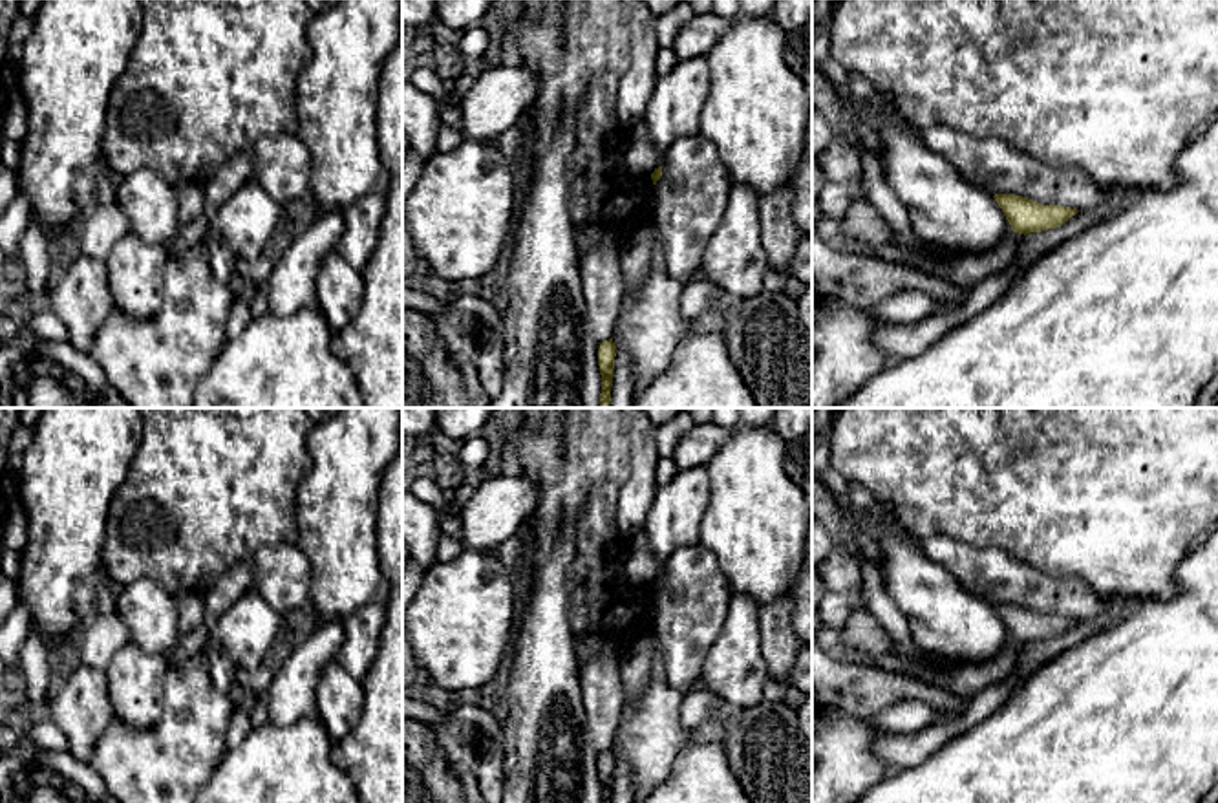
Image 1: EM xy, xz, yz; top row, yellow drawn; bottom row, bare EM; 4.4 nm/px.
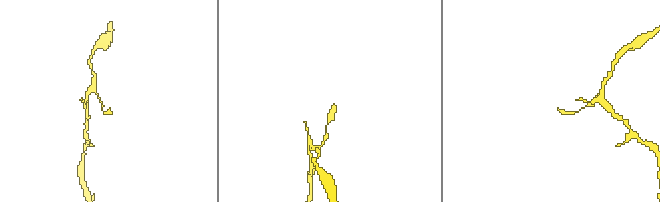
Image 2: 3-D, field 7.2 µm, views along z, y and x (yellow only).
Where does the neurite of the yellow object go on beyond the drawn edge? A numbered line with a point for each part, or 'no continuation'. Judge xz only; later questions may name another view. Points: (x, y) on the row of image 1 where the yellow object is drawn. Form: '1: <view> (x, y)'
no continuation

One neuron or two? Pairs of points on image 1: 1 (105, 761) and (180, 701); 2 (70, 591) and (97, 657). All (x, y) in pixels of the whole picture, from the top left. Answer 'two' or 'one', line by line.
1: one
2: two

